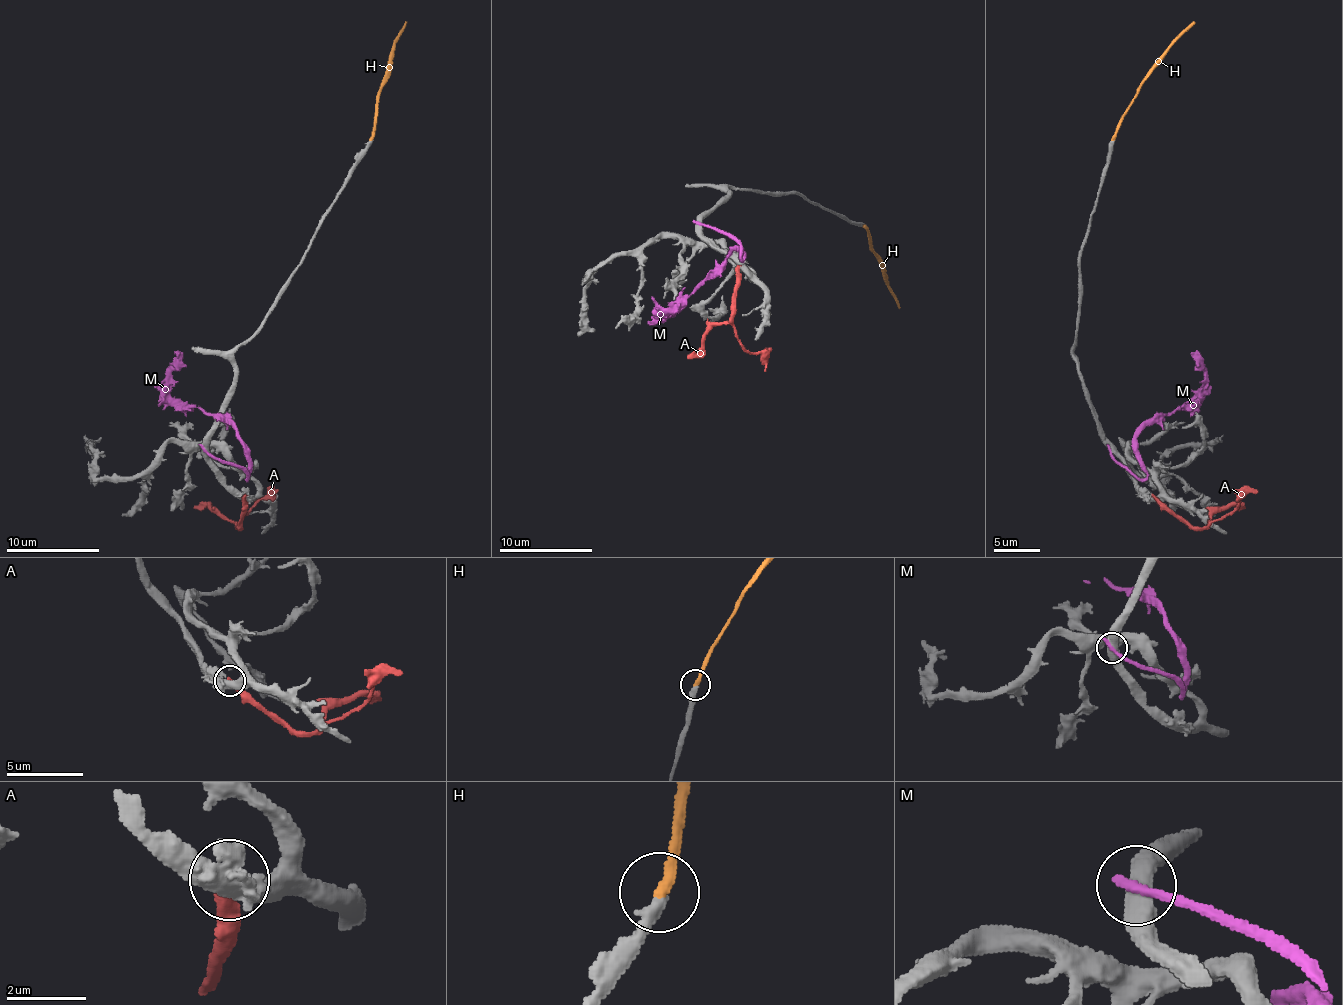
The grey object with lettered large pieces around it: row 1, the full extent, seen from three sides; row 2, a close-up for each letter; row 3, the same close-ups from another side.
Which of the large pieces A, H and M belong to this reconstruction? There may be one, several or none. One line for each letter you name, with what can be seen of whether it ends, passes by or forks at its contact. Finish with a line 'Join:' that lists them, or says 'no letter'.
H: it ends there
Join: H

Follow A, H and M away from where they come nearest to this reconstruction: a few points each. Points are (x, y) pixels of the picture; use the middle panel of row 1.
A: (739, 267), (732, 320), (734, 337), (751, 353), (762, 355), (765, 372)
H: (864, 225), (869, 232), (869, 246), (881, 262), (883, 279), (899, 309)
M: (697, 223), (727, 232), (737, 242), (741, 260), (739, 251), (732, 253), (662, 316), (665, 318), (672, 309)

